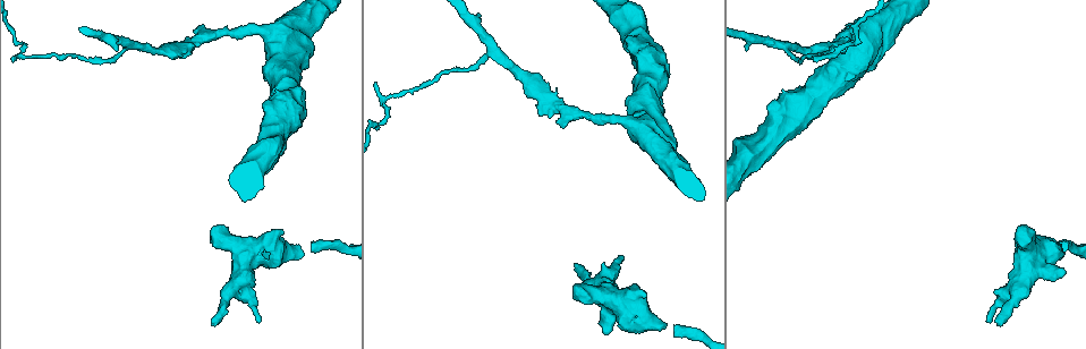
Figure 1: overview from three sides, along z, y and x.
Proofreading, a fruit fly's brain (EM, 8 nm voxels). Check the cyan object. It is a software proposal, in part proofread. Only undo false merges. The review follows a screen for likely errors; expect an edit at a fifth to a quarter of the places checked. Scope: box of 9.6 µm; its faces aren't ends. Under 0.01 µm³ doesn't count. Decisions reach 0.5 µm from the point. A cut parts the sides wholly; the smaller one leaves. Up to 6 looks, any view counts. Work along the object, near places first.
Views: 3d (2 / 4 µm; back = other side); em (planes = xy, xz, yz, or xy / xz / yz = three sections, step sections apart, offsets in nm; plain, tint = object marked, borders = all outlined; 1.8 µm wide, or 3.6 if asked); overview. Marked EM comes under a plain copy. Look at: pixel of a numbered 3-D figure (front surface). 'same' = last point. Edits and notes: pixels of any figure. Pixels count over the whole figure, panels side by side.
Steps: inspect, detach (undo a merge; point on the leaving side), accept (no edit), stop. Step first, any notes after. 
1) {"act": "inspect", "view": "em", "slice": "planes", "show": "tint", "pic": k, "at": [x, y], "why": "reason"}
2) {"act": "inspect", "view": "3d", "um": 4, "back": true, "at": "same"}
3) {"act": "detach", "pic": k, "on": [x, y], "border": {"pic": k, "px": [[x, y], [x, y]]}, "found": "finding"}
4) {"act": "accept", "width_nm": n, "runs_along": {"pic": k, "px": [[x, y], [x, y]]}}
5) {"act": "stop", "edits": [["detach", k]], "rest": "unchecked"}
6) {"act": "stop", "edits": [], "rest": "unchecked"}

{"act": "inspect", "view": "3d", "um": 4, "pic": 1, "at": [500, 60], "why": "branch point"}

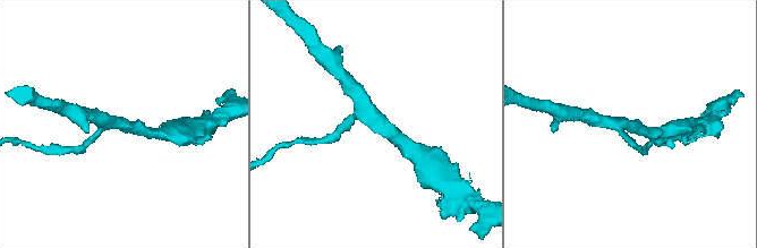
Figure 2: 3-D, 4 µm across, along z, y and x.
{"act": "inspect", "view": "em", "slice": "yz", "step": 8, "show": "tint", "pic": 2, "at": [376, 122], "arms": 3, "why": "now the EM"}

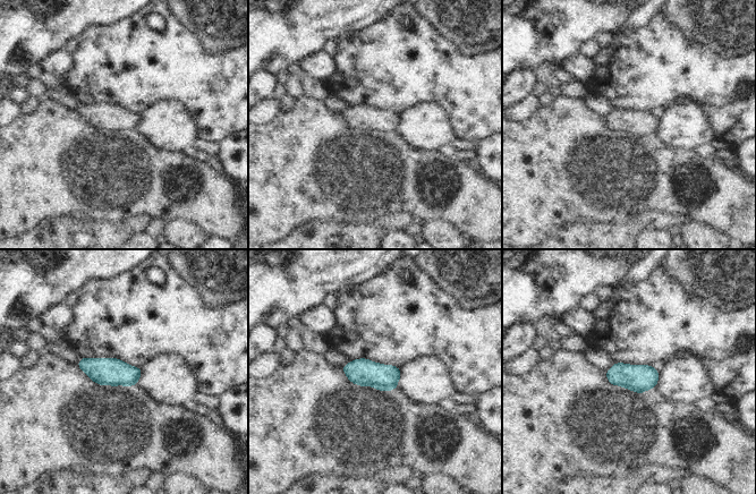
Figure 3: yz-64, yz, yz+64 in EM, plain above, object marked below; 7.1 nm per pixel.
{"act": "inspect", "view": "em", "slice": "planes", "show": "tint", "at": "same", "why": "cut it another way"}

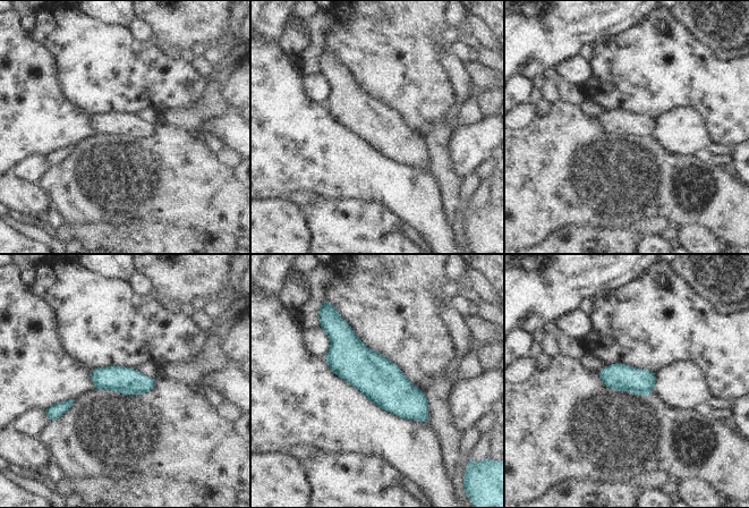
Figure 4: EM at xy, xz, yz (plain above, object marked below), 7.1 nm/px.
{"act": "accept", "runs_along": {"pic": 4, "px": [[342, 323], [342, 339], [425, 418]]}, "found": "one neuron here"}

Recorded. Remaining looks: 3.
{"act": "inspect", "view": "em", "slice": "yz", "step": 4, "show": "tint", "pic": 1, "at": [389, 98], "why": "abrupt turn"}

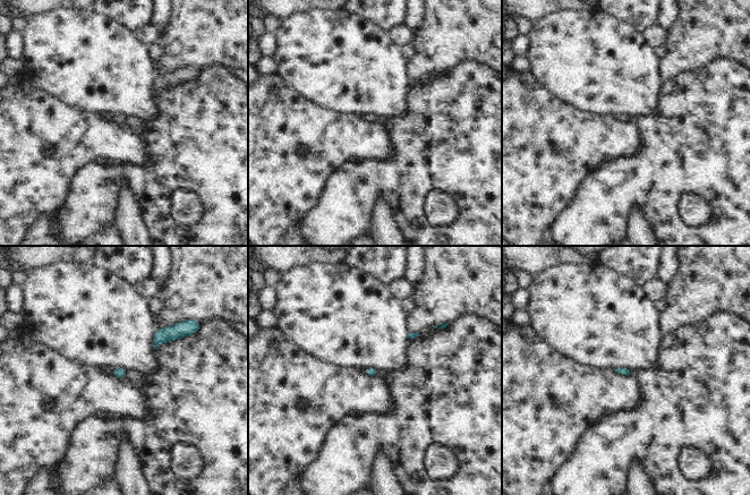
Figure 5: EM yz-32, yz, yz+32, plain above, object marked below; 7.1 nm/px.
{"act": "inspect", "view": "em", "slice": "planes", "show": "tint", "at": "same"}

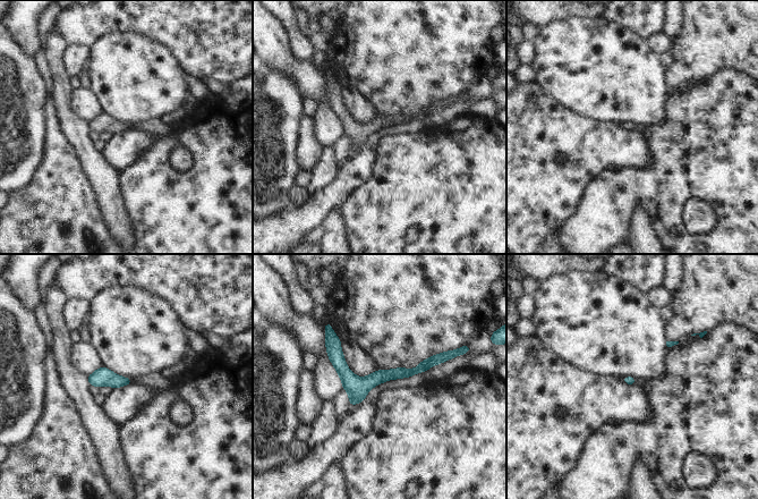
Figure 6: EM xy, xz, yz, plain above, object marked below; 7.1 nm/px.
{"act": "accept", "runs_along": {"pic": 6, "px": [[329, 337], [355, 381], [416, 371], [443, 357]]}, "found": "one neuron here"}

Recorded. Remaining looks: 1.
{"act": "stop", "edits": [], "rest": "unchecked"}

